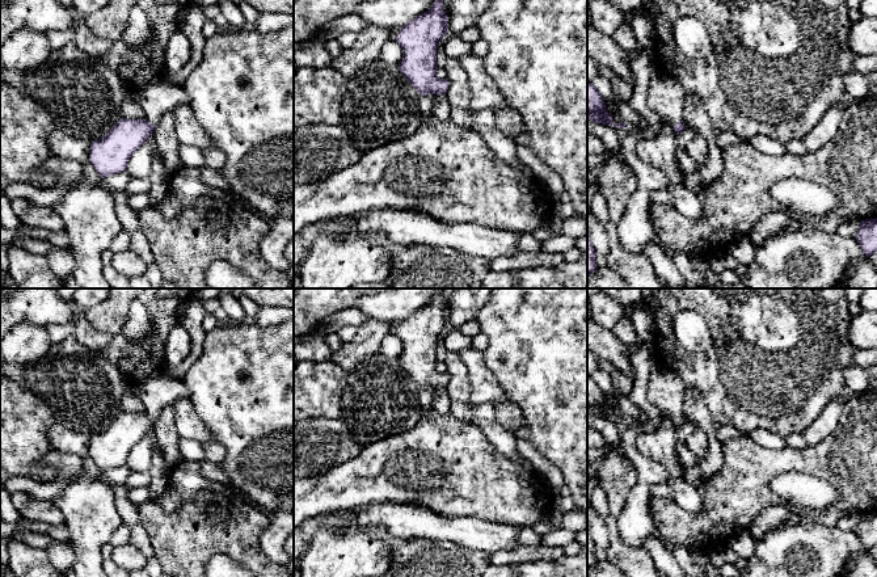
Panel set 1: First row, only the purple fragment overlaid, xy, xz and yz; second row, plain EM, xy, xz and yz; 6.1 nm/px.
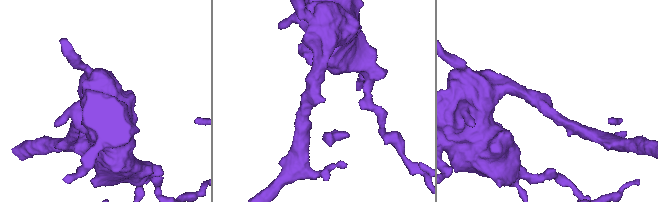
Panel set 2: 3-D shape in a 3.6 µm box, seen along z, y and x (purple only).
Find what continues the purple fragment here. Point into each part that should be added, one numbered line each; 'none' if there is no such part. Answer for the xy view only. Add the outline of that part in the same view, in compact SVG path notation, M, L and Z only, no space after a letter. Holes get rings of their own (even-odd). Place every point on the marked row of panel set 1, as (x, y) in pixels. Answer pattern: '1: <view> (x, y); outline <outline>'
1: xy (159, 96); outline M165 76L152 79L148 84L132 90L131 96L143 109L146 121L152 125L156 125L163 114L173 111L176 106L190 104L184 88L173 85Z

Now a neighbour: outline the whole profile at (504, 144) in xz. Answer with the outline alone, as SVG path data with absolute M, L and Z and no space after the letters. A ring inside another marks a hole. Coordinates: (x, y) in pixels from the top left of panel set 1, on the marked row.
M451 108L451 121L456 125L478 131L488 146L507 164L532 177L531 170L519 160L514 136L501 131L496 125L494 110L465 110Z

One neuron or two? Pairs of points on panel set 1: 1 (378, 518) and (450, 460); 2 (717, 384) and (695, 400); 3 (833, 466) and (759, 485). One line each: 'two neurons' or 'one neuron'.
1: two neurons
2: two neurons
3: one neuron

